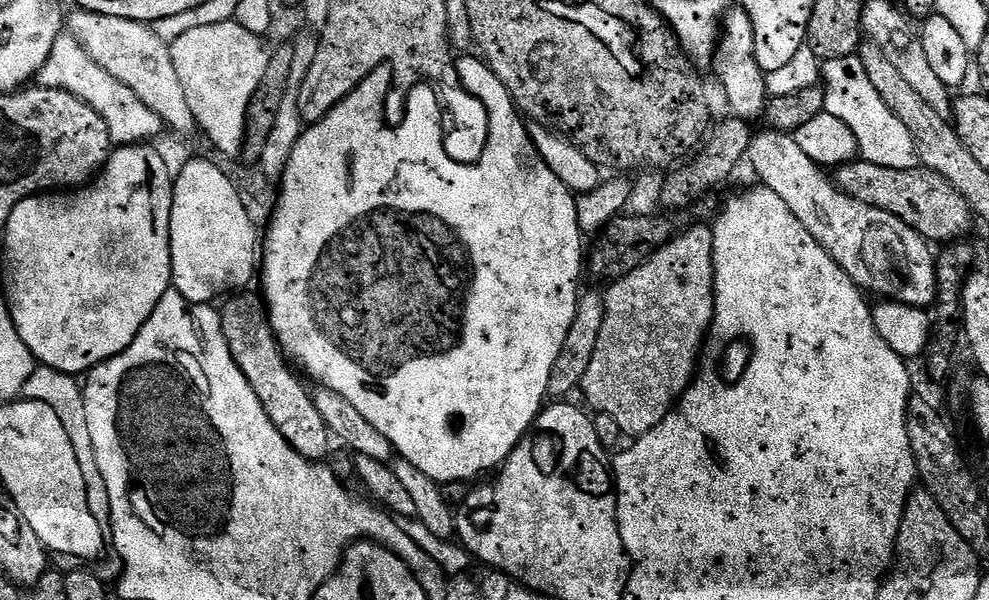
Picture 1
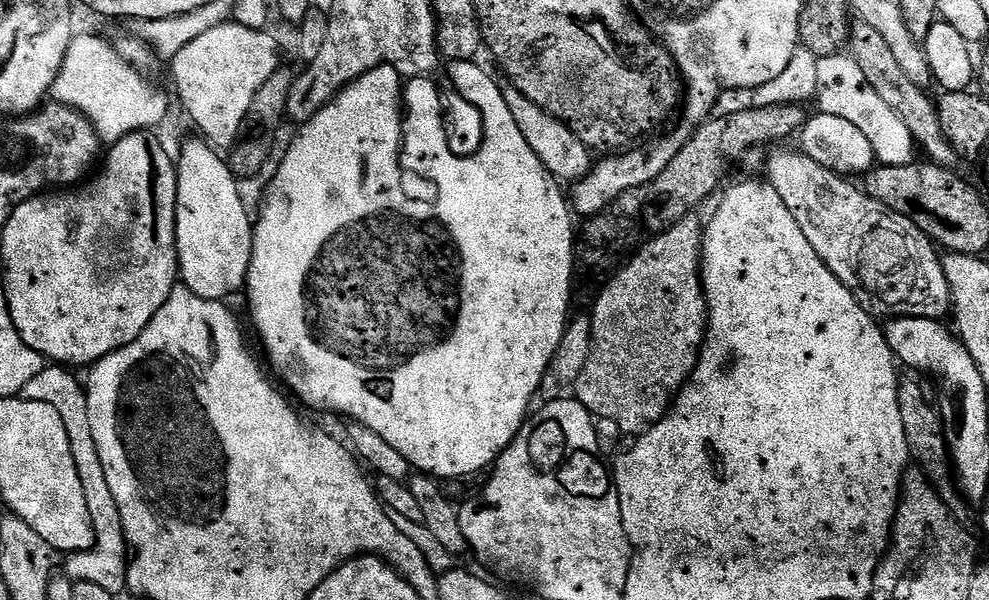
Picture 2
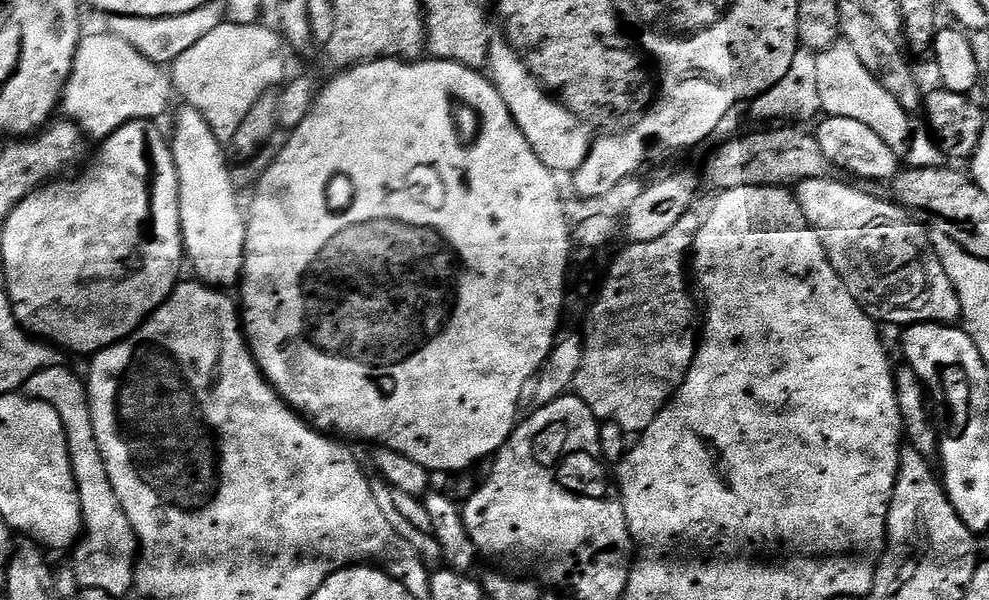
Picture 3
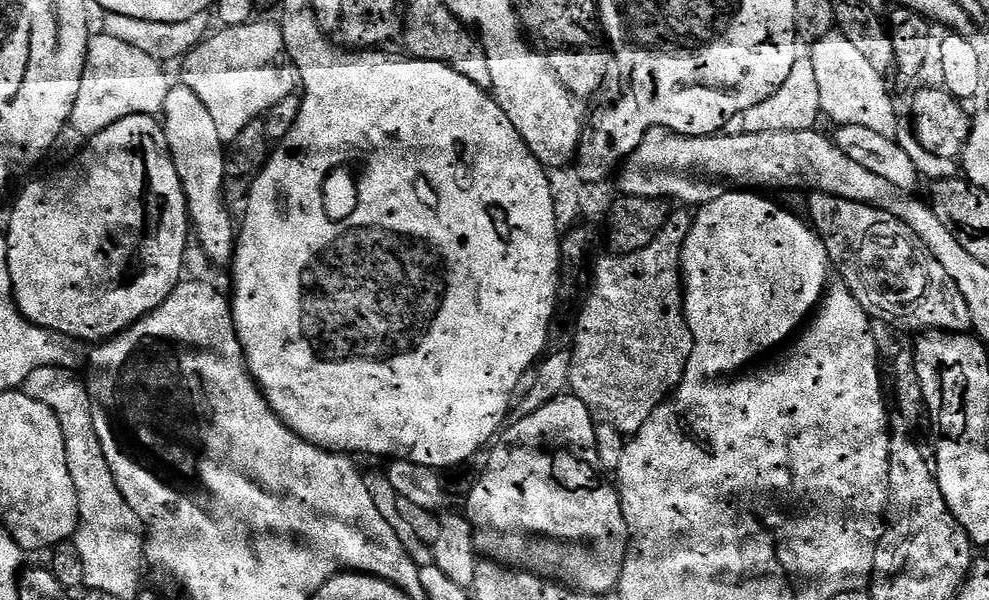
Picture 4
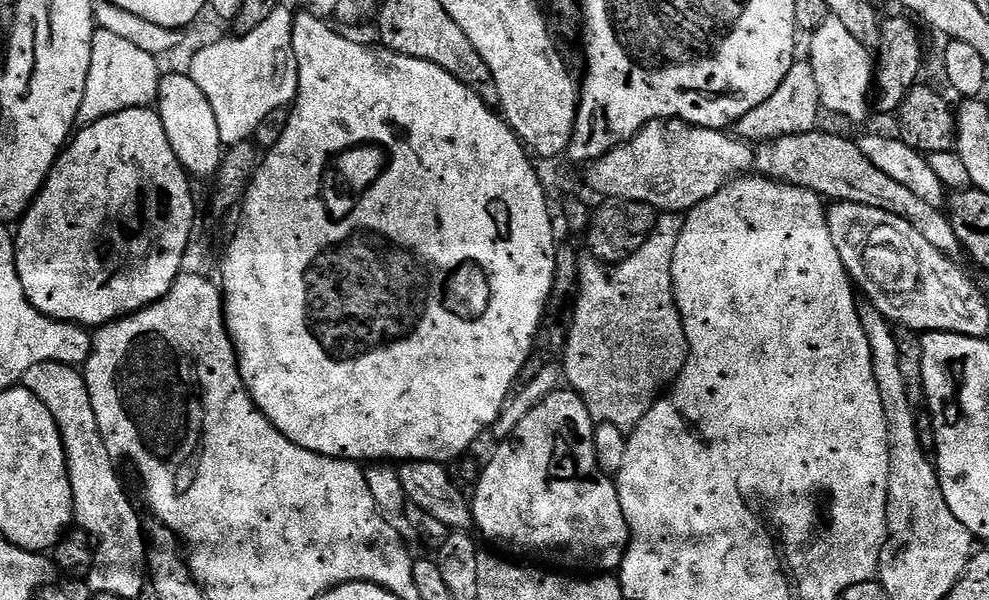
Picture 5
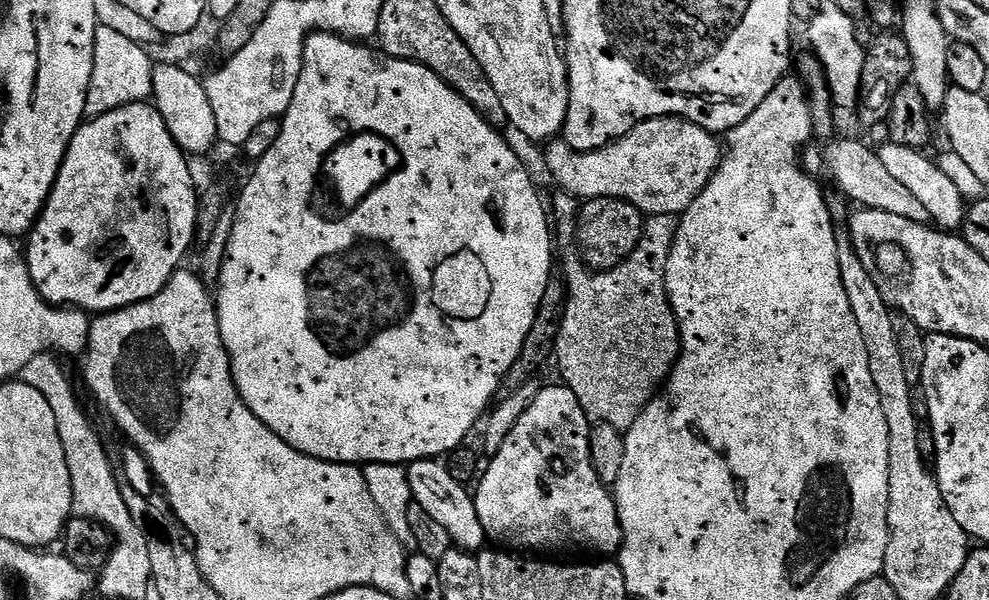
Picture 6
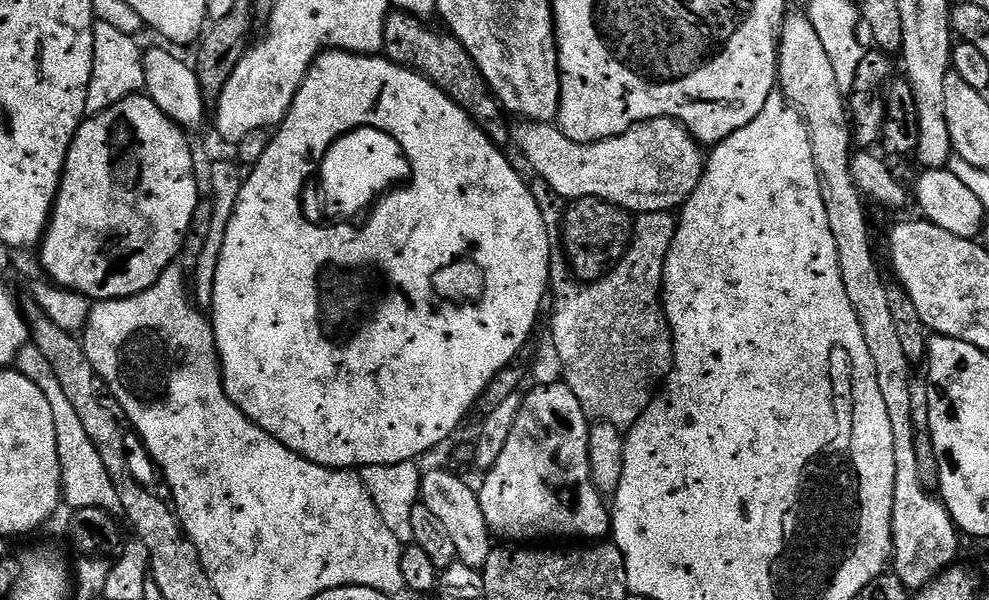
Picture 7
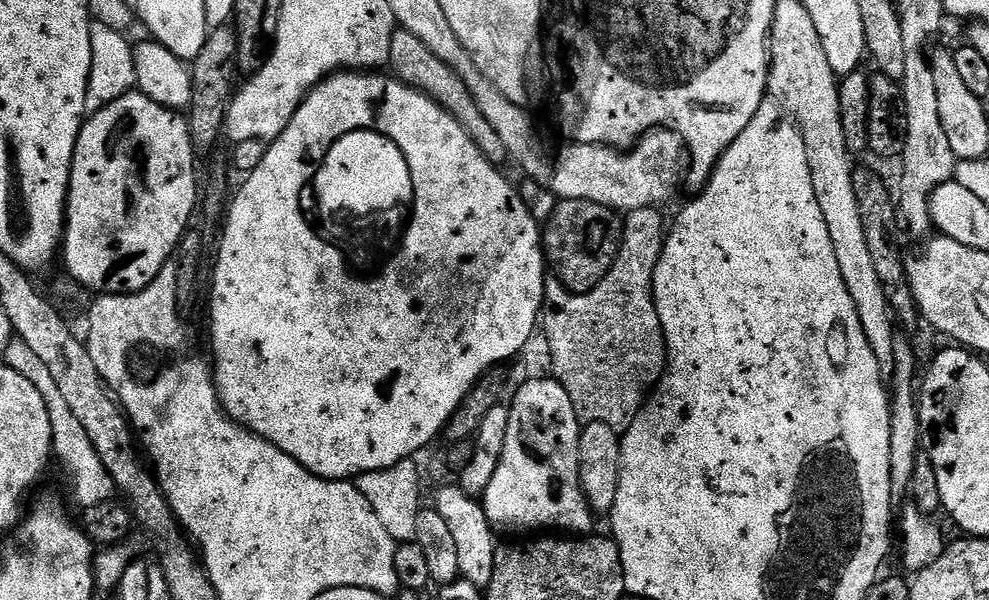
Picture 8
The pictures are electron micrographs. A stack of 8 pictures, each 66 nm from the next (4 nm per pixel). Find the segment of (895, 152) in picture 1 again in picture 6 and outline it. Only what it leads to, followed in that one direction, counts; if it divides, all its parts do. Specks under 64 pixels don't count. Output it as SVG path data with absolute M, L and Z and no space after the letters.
M831 2L821 3L814 18L806 24L808 40L812 43L811 51L824 67L832 102L837 109L855 109L860 99L860 83L866 48L863 43L860 45L860 40L856 37L856 24L857 21L853 17L838 10L838 6L834 6Z

